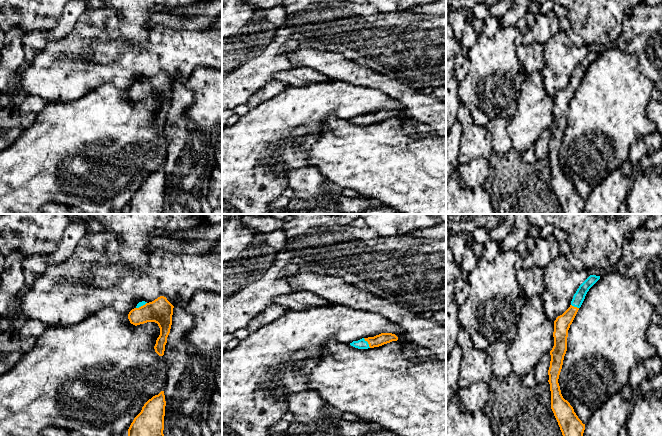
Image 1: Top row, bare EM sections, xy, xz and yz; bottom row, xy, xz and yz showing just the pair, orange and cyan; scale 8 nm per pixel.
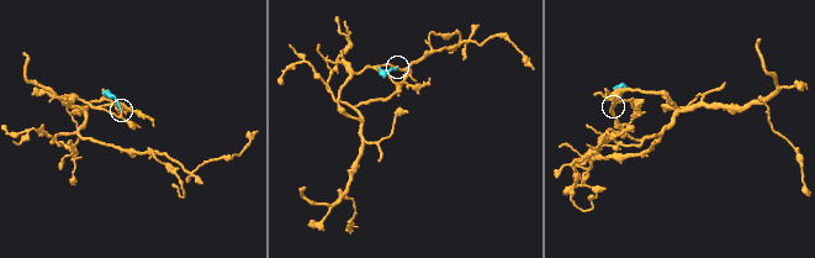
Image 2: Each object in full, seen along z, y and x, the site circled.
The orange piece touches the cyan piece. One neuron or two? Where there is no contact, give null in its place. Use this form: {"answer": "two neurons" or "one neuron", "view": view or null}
{"answer": "one neuron", "view": "xz"}

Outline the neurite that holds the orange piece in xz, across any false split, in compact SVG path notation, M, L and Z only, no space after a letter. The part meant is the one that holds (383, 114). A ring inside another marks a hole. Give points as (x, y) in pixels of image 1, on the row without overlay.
M381 109L374 113L362 114L358 117L350 119L351 122L358 125L368 125L379 123L392 117L397 117L398 113L392 109Z

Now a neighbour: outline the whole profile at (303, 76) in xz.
M292 67L275 74L274 80L284 82L288 86L306 86L313 82L325 82L329 79L314 69Z

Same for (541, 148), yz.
M546 129L542 132L535 145L535 156L537 160L542 160L549 156L548 146L550 143L551 131Z

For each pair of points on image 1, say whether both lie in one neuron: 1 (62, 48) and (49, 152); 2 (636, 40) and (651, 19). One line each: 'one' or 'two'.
1: two
2: one

